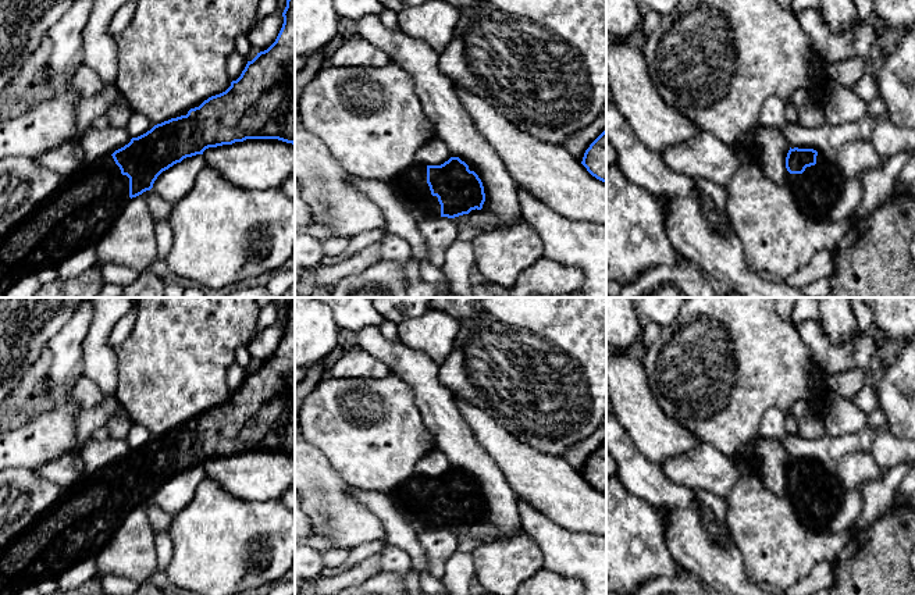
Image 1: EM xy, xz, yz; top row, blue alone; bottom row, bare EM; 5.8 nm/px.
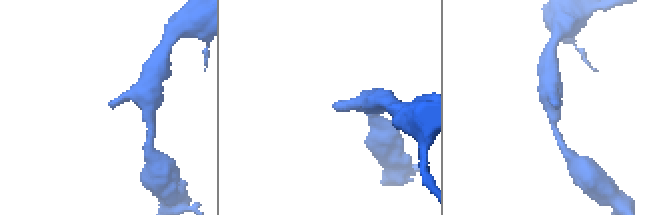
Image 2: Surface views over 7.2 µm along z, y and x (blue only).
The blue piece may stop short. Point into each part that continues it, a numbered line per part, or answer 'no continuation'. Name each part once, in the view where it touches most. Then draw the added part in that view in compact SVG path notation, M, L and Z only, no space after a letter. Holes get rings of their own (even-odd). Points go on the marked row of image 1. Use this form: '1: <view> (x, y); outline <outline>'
1: xz (410, 185); outline M412 164L391 178L388 184L416 215L441 217L438 197L431 195L427 184L427 165Z

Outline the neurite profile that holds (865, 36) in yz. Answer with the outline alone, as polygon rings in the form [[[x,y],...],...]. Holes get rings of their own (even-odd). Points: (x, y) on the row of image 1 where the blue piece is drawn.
[[[859,15],[855,24],[854,57],[862,58],[864,61],[868,63],[876,38],[877,38],[877,32],[869,25],[869,22],[865,18]]]

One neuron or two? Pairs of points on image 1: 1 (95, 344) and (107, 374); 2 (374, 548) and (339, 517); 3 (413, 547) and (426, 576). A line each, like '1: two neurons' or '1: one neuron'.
1: one neuron
2: two neurons
3: one neuron

